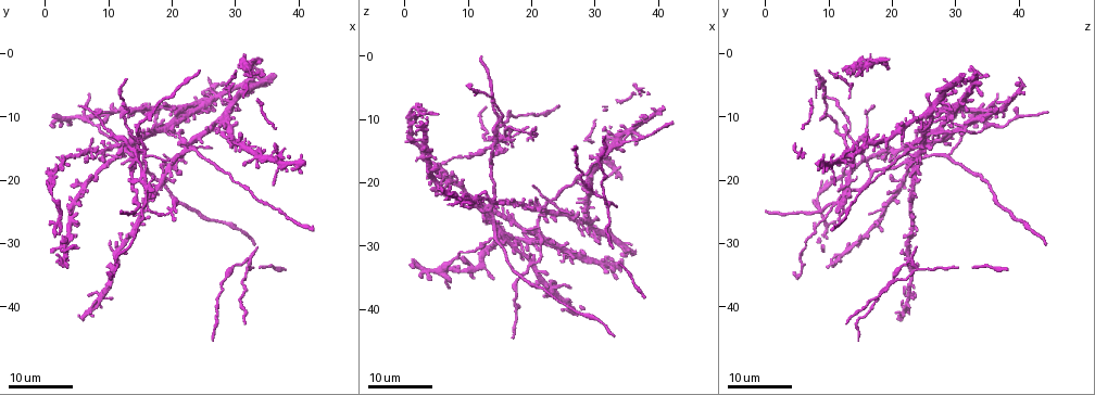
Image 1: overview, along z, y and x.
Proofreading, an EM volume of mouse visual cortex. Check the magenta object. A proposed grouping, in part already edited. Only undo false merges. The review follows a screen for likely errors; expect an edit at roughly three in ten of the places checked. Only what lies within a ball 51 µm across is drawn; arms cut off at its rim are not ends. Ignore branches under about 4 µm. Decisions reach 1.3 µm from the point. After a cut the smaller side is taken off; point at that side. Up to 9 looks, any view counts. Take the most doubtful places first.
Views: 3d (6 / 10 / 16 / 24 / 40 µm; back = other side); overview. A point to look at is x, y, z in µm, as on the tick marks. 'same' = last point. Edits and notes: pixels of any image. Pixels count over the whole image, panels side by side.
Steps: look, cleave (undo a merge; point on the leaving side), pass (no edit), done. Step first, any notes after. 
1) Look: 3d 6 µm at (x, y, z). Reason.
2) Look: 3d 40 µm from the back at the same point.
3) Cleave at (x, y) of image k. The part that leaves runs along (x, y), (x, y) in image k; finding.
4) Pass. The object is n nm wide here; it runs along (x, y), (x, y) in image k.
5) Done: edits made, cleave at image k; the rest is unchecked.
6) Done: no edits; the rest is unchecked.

Look: 3d 16 µm at (31.5, 32.5, 23.0). Three-way junction.

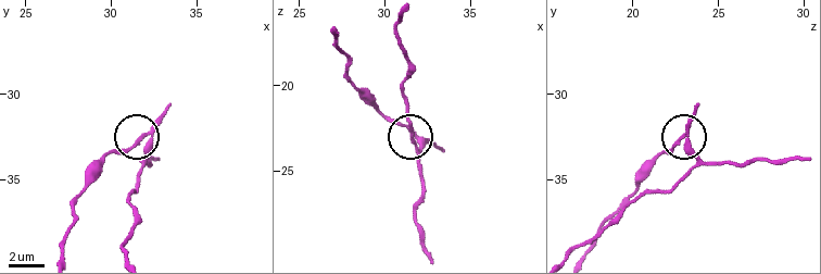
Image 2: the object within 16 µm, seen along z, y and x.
Look: 3d 10 µm at (31.7, 32.5, 22.7).

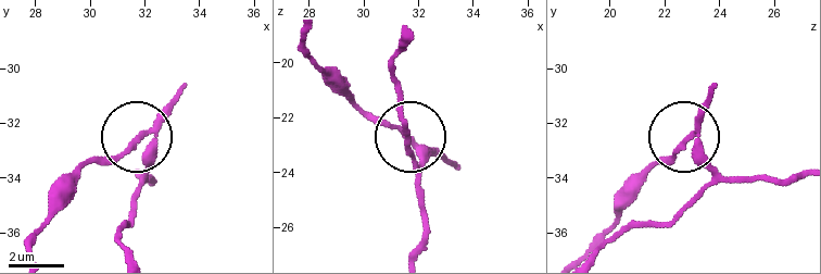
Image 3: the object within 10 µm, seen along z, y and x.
Cleave at (125, 152) of image 3. 3 arms meet here; the part that leaves runs along (153, 126), (85, 169), (29, 252) in image 3; two cells meet here.

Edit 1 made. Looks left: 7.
Look: 3d 16 µm at (14.0, 16.5, 28.5). Thin arm on a thick one.

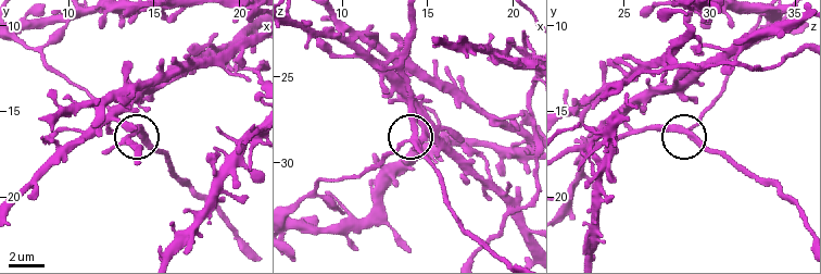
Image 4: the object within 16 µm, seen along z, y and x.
Look: 3d 6 µm at (14.1, 16.5, 28.9). Zoom in.

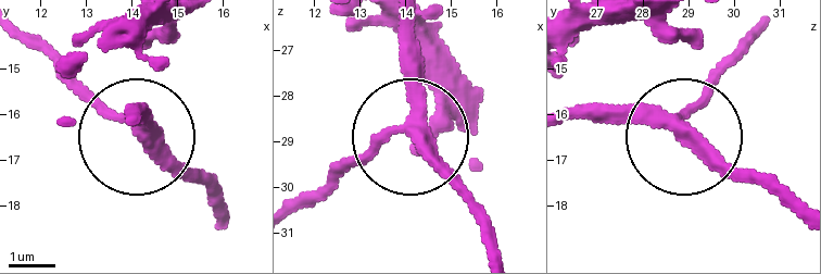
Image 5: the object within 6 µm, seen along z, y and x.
Pass. 3 arms meet here; it runs along (129, 114), (141, 129), (52, 48) in image 5; continuous, no second cell.

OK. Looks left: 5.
Look: 3d 16 µm at (21.0, 13.0, 27.0). Branch point.

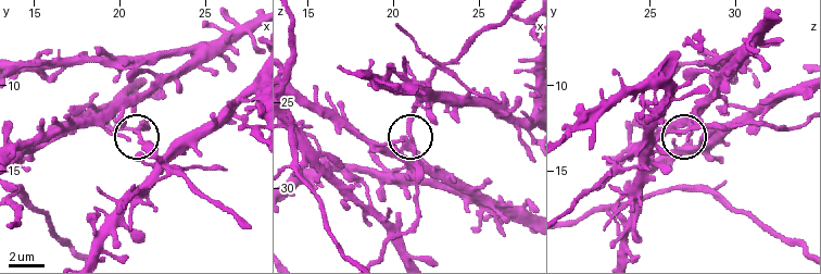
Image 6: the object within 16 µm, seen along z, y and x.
Look: 3d 10 µm at (21.0, 12.8, 26.8).

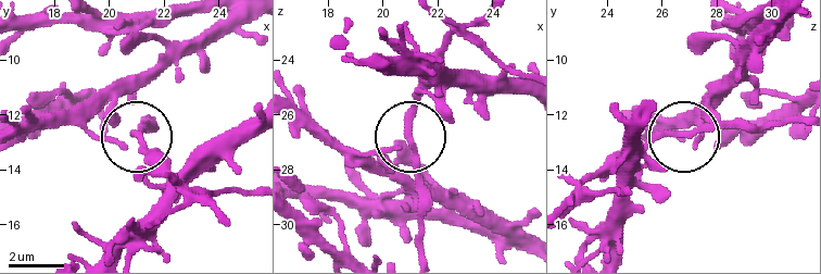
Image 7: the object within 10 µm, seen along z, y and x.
Pass. The side arm is 21 µm long; 3 arms meet here; one cell here.

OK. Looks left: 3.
Look: 3d 24 µm at (22.5, 14.5, 23.0). Thin arm on a thick one.

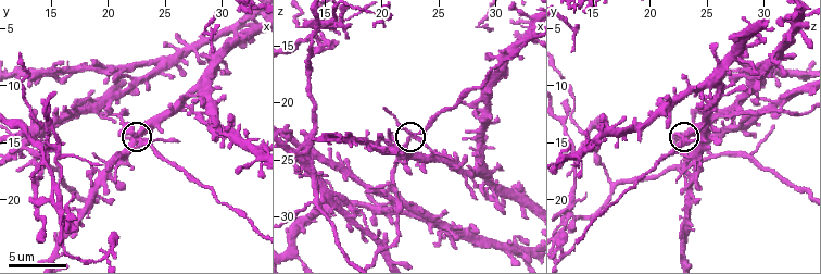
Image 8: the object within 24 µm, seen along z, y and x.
Look: 3d 10 µm at (22.6, 14.8, 23.0).

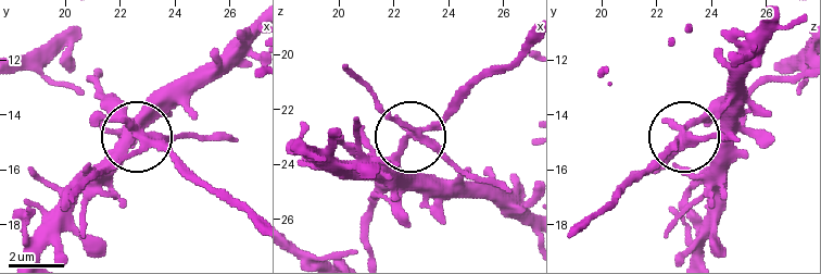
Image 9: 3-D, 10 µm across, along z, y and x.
Cleave at (175, 136) of image 9. The part that leaves runs along (142, 137), (71, 195) in image 9; a second cell is stuck on.

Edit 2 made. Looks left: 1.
Done: edits made, cleave at image 3, cleave at image 9; the rest is unchecked.

